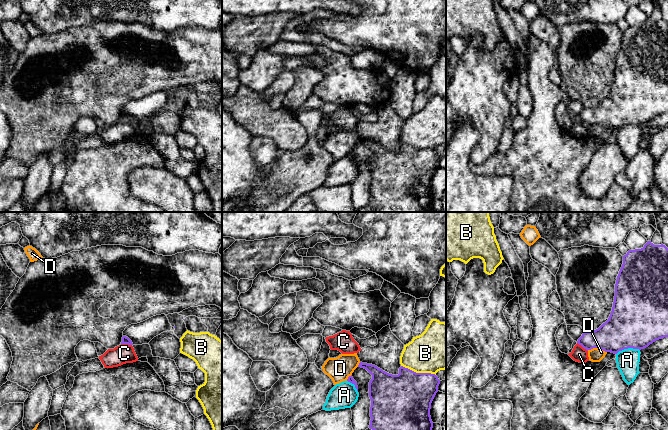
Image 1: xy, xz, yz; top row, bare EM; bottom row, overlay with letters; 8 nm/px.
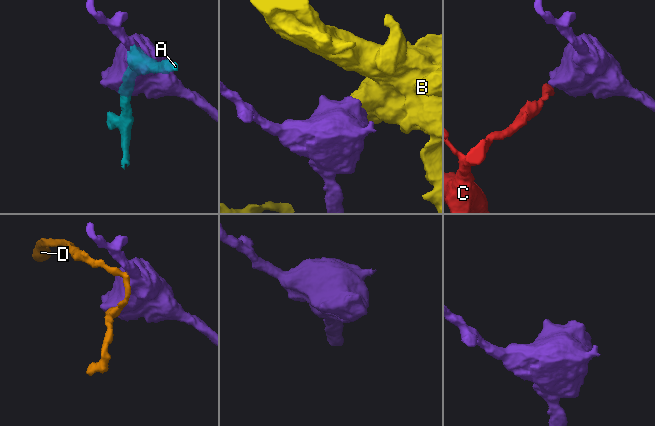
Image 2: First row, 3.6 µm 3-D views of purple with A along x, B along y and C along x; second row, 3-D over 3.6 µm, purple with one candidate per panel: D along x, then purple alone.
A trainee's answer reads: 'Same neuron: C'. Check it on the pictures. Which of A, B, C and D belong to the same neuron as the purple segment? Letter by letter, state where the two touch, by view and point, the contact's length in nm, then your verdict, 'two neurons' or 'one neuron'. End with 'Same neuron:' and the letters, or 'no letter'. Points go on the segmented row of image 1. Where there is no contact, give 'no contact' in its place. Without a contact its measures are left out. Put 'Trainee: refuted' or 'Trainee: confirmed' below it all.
A: yz (627, 348) | 200 nm | two neurons
B: xz (418, 373) | 300 nm | two neurons
C: xy (126, 343) | 90 nm | two neurons
D: yz (597, 347) | 160 nm | two neurons
Same neuron: no letter
Trainee: refuted

